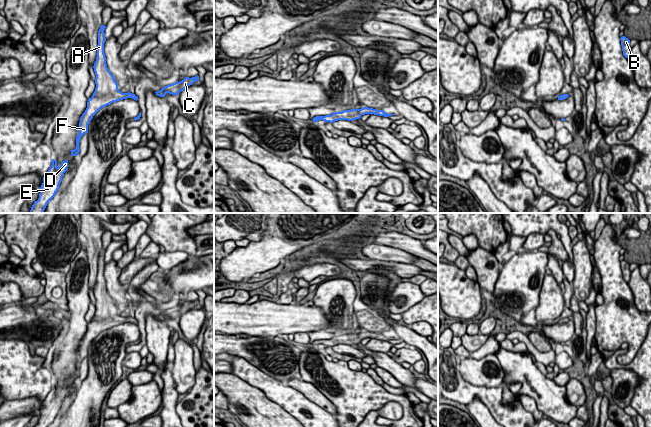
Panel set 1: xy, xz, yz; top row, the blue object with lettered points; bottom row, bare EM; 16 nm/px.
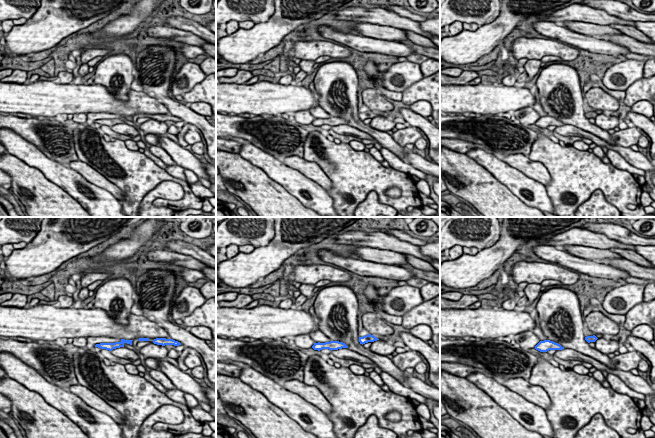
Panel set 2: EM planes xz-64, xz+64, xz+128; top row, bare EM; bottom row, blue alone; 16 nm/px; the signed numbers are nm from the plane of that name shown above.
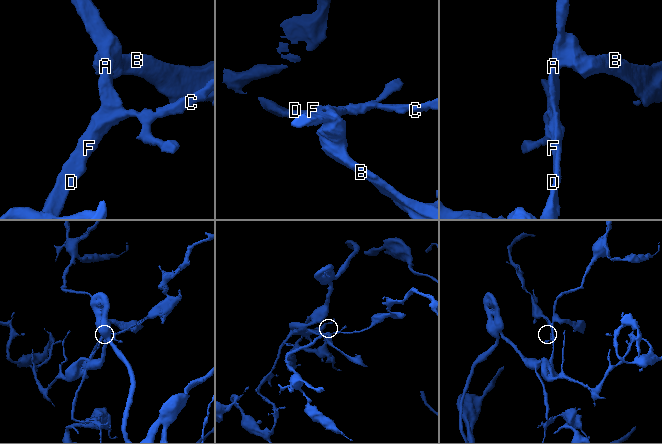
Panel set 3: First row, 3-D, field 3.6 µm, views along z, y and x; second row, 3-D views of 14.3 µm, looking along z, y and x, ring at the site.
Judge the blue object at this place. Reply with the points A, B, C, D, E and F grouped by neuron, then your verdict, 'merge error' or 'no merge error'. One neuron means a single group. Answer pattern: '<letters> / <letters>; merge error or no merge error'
A B C D E F; no merge error

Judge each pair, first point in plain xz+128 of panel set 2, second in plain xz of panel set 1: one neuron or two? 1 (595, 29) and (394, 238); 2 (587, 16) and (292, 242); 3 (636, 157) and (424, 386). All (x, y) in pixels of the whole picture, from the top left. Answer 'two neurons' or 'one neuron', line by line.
1: two neurons
2: two neurons
3: one neuron

